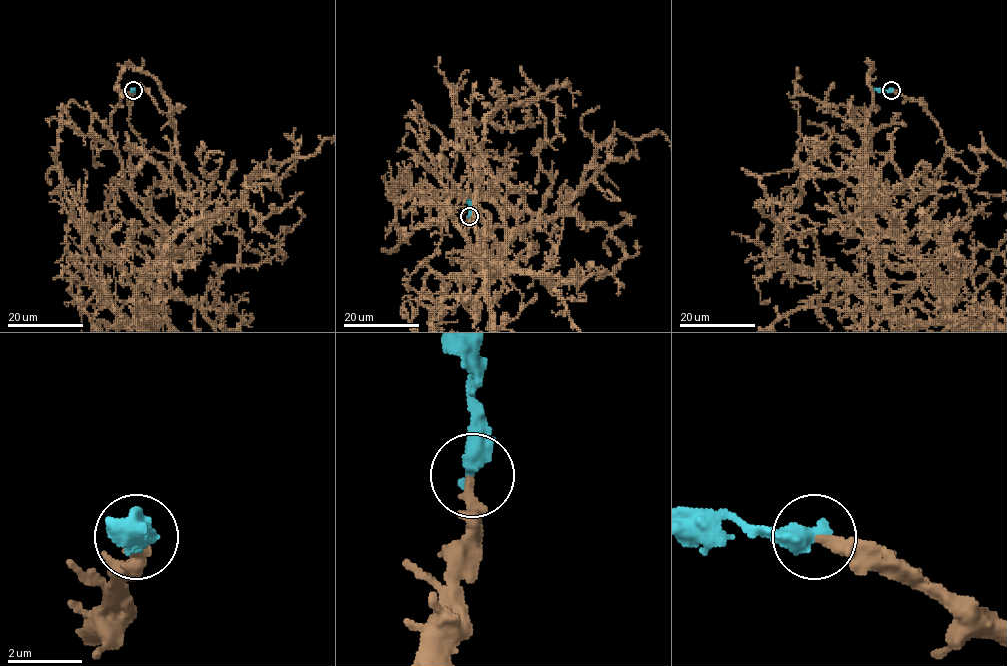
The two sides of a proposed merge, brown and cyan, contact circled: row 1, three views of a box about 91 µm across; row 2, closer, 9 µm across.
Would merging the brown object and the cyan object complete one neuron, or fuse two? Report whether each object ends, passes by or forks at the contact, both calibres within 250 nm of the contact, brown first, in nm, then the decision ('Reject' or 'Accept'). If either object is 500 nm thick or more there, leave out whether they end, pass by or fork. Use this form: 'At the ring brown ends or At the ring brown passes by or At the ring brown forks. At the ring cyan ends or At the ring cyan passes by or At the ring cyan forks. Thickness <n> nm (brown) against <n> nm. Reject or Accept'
Thickness 300 nm (brown) against 550 nm. Accept

